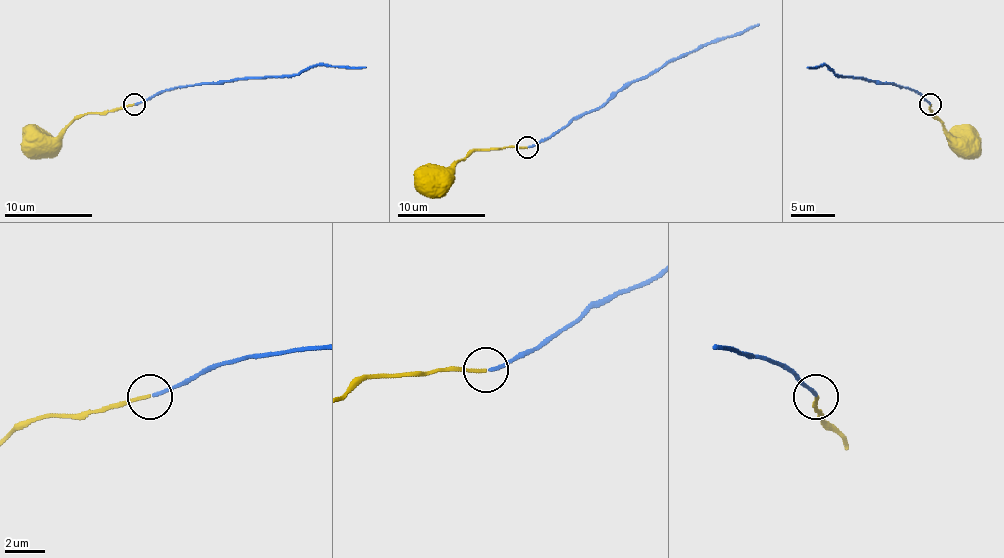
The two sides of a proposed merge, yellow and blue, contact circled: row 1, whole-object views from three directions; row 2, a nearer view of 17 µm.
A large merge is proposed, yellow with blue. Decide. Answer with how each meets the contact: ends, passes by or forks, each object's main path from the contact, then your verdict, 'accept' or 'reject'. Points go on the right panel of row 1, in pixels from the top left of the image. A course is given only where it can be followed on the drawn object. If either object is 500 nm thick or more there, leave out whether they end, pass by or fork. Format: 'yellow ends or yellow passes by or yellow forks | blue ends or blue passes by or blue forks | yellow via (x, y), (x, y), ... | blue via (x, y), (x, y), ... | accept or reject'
yellow ends | blue ends | yellow via (930, 104), (952, 137), (968, 139) | blue via (930, 104), (919, 93), (904, 86), (838, 75), (825, 64), (807, 67) | accept

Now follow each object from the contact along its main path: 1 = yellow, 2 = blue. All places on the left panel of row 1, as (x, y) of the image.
1: (134, 104), (77, 115), (55, 137), (37, 139)
2: (134, 104), (178, 86), (295, 75), (319, 64), (365, 67)

